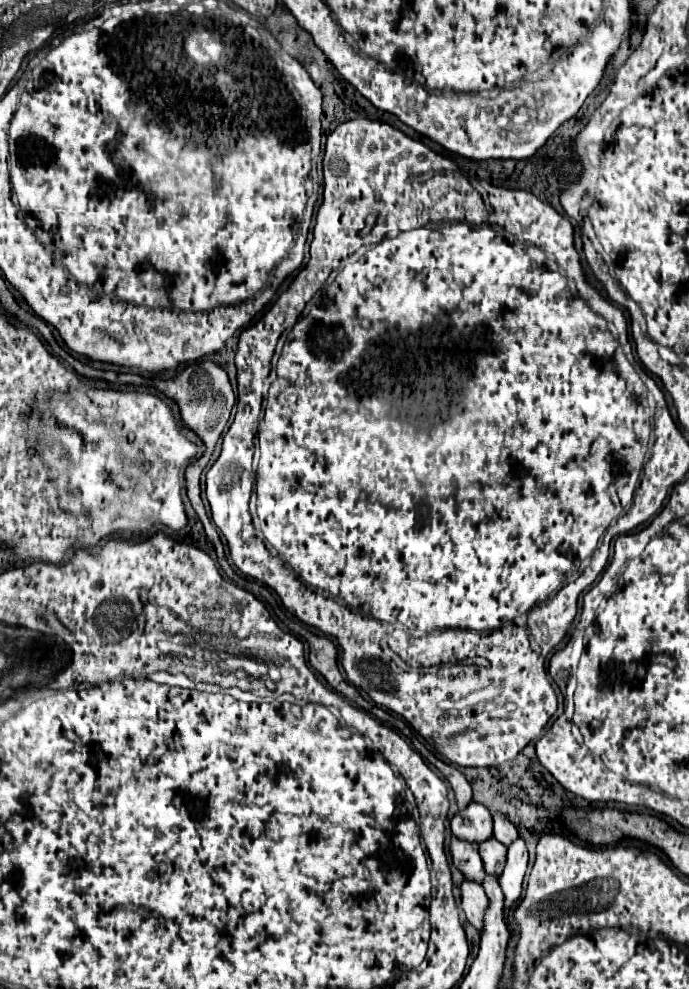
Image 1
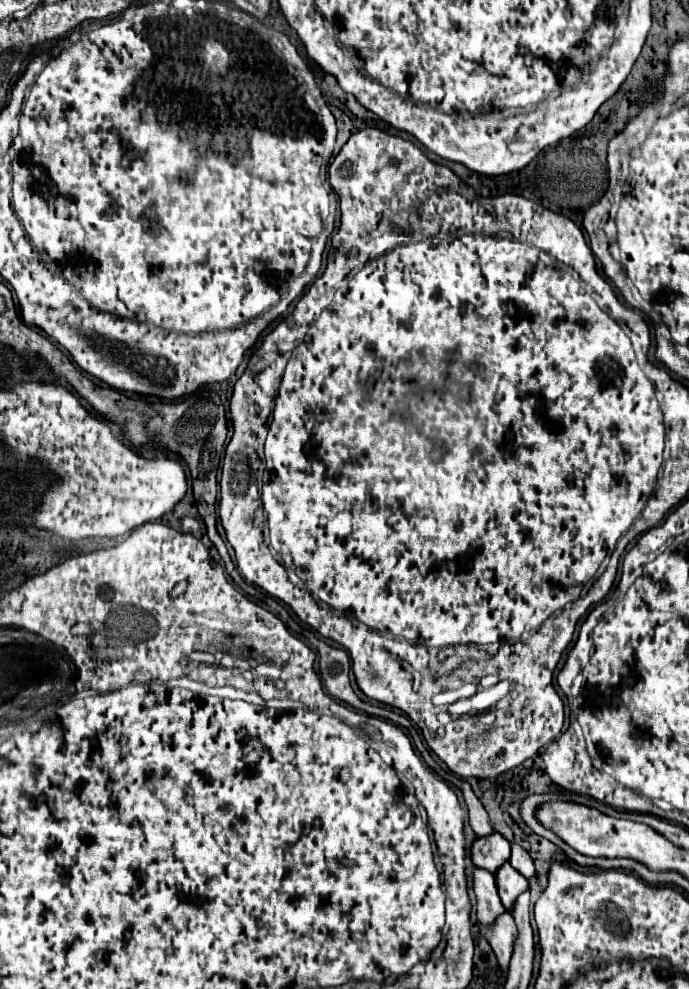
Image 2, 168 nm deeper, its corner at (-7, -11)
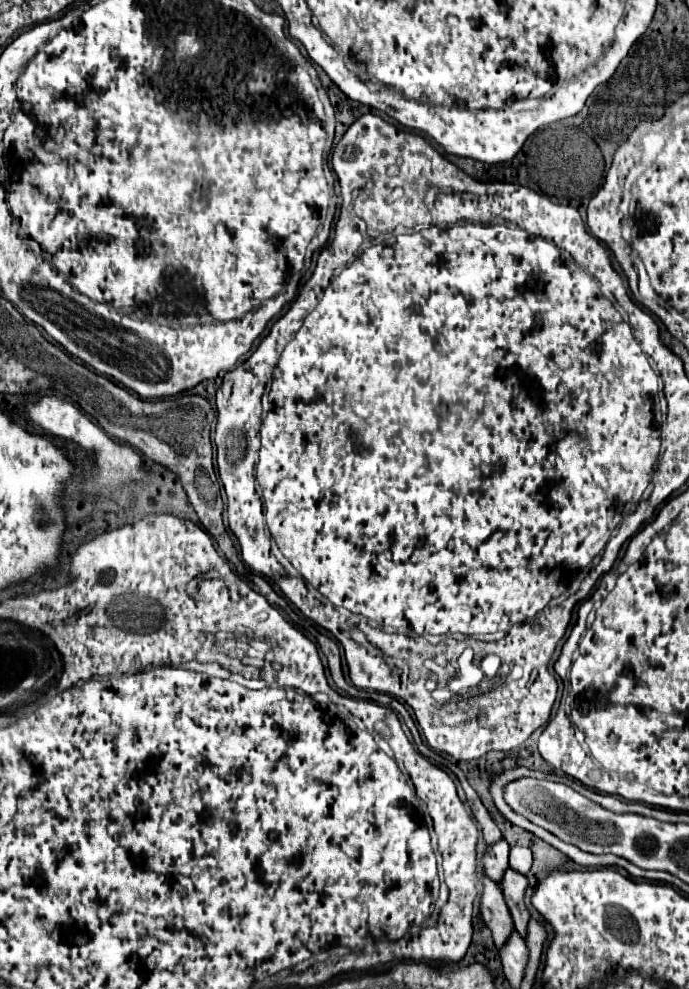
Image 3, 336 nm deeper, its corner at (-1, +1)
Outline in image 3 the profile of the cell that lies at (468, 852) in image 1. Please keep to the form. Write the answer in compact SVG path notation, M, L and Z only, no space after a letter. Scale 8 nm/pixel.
M483 877L483 893L481 893L479 911L481 911L485 925L493 933L495 945L501 945L501 941L505 941L505 937L509 935L513 921L509 917L509 909L505 905L501 887L497 883L493 883L489 877Z

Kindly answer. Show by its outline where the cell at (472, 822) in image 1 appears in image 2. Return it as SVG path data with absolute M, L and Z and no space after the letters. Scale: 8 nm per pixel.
M499 833L479 837L471 849L473 863L493 875L501 869L503 863L509 861L509 855L511 855L511 843Z

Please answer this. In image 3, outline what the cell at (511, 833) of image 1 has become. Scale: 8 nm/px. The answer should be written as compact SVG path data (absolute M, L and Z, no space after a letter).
M517 845L511 847L509 867L525 875L531 869L531 849L529 847L517 847Z

